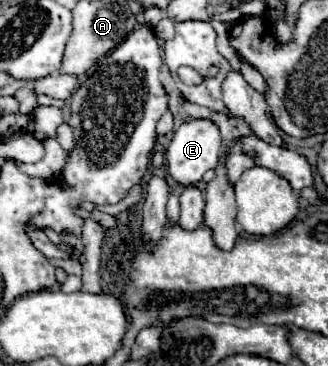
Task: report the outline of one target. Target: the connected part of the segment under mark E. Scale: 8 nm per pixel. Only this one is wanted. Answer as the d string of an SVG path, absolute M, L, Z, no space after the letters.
M189 119L181 123L181 127L175 131L165 151L171 177L185 187L199 183L205 171L215 169L219 161L219 153L221 153L221 133L219 133L219 127L211 119Z

